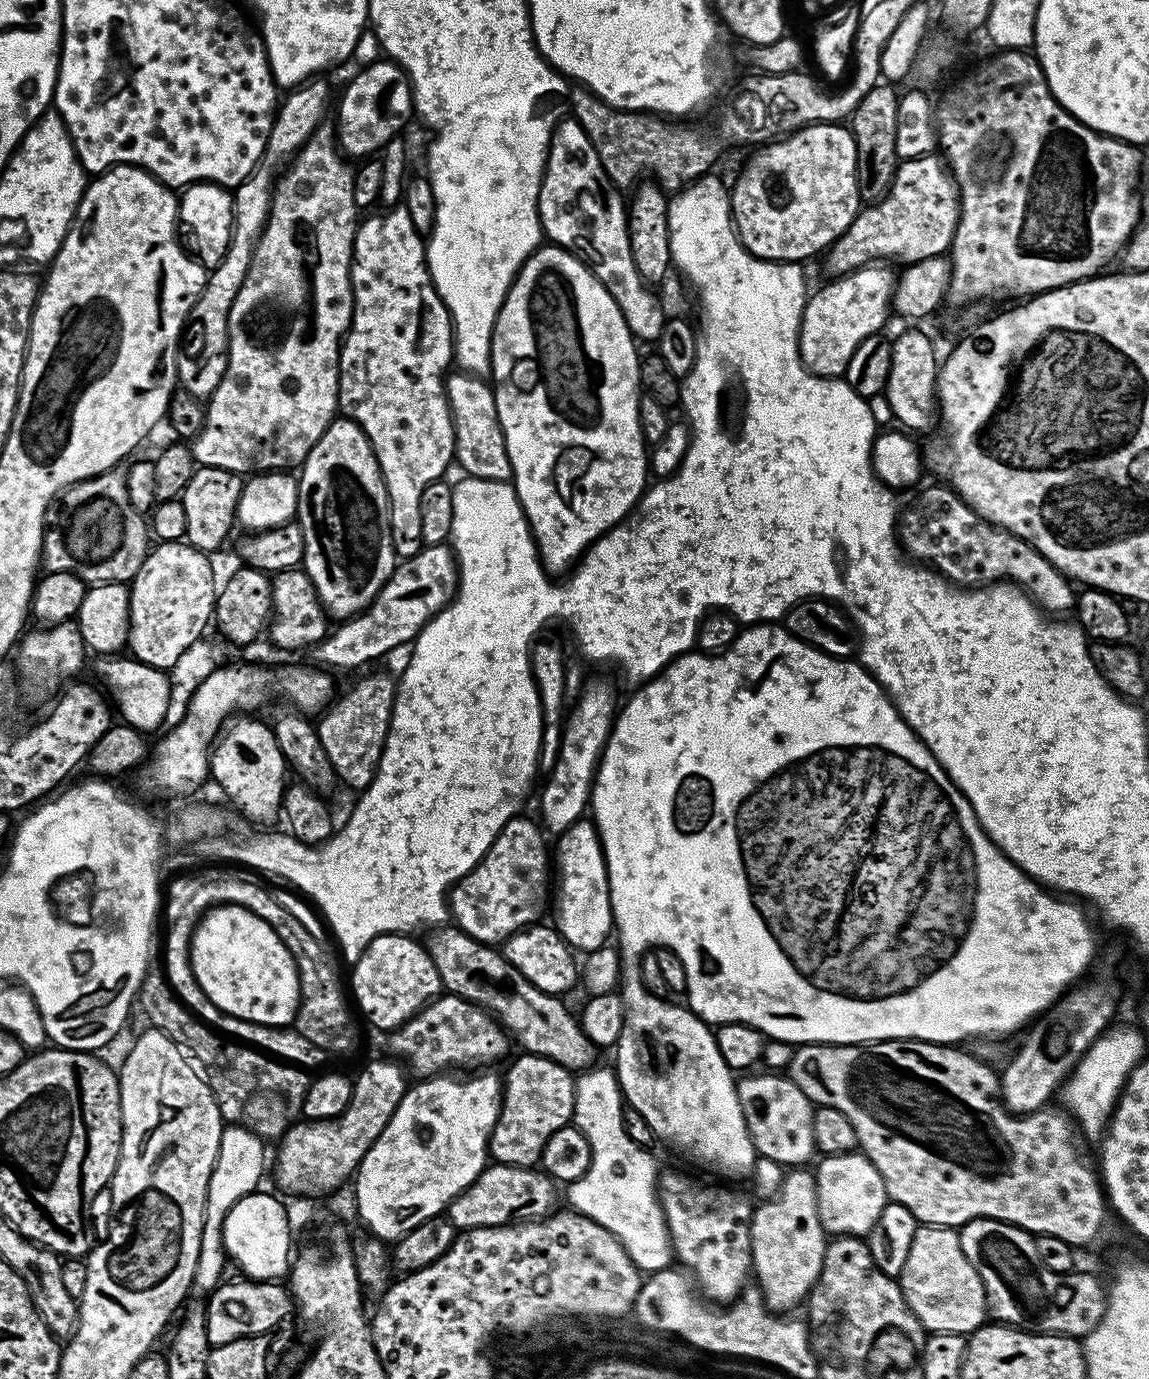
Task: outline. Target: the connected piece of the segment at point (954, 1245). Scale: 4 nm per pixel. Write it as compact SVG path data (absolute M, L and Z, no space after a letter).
M917 1227L911 1236L904 1264L898 1269L898 1283L906 1298L908 1308L918 1318L925 1333L945 1332L964 1336L975 1332L986 1323L989 1310L982 1278L978 1278L978 1270L974 1270L974 1266L968 1261L966 1254L962 1254L960 1234L955 1228Z

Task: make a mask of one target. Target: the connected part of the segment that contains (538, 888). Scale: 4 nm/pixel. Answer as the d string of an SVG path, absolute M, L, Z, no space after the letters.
M513 818L498 834L498 838L490 846L490 850L477 864L471 868L461 880L456 881L450 889L450 916L460 927L463 935L471 936L485 946L495 945L498 940L511 938L525 926L531 925L550 904L550 888L548 892L548 860L550 864L550 848L544 845L545 833L541 825L532 820Z

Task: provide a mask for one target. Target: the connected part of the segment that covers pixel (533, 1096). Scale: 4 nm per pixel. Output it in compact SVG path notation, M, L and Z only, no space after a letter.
M520 1054L502 1088L500 1116L492 1128L490 1156L495 1163L532 1168L541 1163L541 1153L560 1128L569 1127L576 1101L576 1080L569 1069L545 1056Z

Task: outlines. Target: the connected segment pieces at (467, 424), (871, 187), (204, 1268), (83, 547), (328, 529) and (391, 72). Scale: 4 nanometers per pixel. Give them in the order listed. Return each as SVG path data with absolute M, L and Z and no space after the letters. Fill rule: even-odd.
M453 371L446 380L448 406L452 409L452 424L456 428L454 460L466 468L469 476L476 476L480 480L511 481L512 464L508 460L504 432L500 429L500 419L496 413L493 385L487 379L479 380L476 374L459 371Z
M878 82L855 105L850 122L851 131L856 137L856 154L858 160L858 183L860 199L864 202L881 200L892 185L892 175L896 172L898 155L896 152L896 131L899 126L898 92L888 82Z
M225 1125L219 1140L219 1161L208 1183L208 1196L204 1204L203 1234L200 1236L199 1262L196 1264L195 1277L192 1279L189 1299L206 1300L219 1287L223 1264L226 1256L222 1249L222 1235L225 1214L240 1198L255 1191L264 1172L264 1144L260 1137L245 1125ZM237 1162L240 1166L236 1167Z
M113 470L92 477L92 492L100 496L84 504L68 524L64 537L49 535L44 542L42 560L49 569L72 573L88 582L128 582L139 573L150 551L150 524L128 501L128 477Z
M333 419L306 457L307 467L320 469L312 480L308 517L302 520L302 567L325 613L343 622L372 603L392 576L398 555L388 491L370 438L356 420L340 419Z
M384 60L362 69L345 86L344 93L340 96L340 113L336 116L337 141L335 140L335 143L343 155L345 152L348 156L368 158L379 153L385 144L400 132L398 130L403 126L408 111L409 114L413 111L412 89L409 87L410 81L404 69L395 62ZM399 88L404 89L396 100L396 91Z

